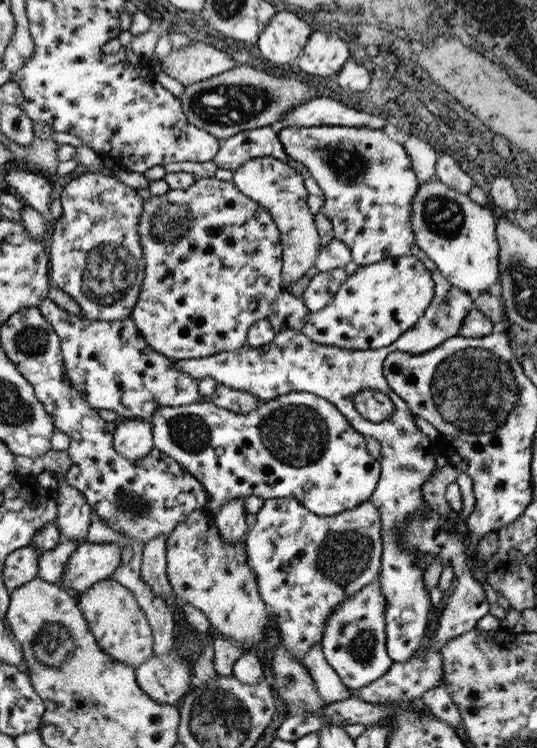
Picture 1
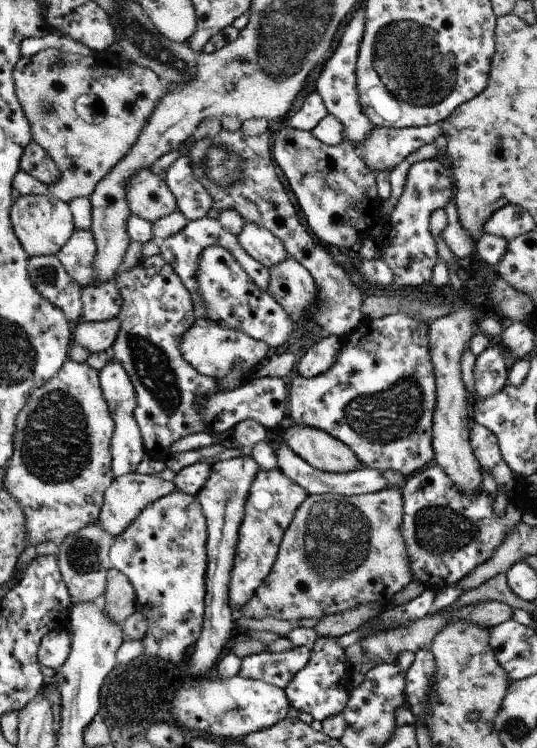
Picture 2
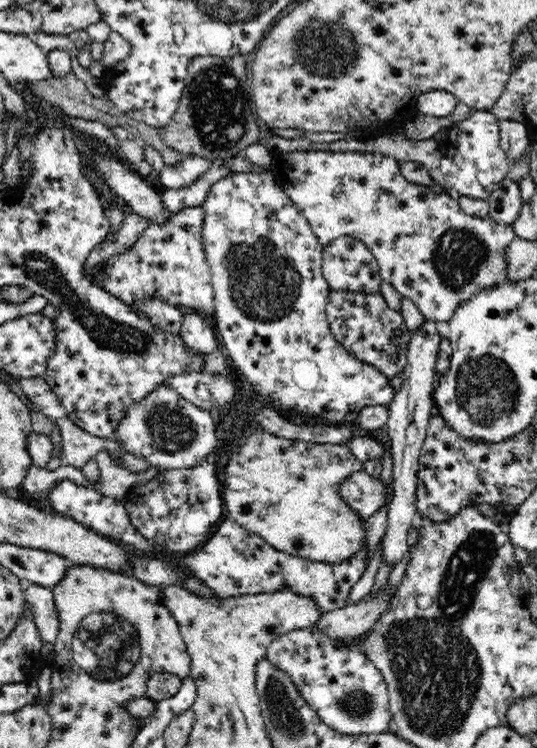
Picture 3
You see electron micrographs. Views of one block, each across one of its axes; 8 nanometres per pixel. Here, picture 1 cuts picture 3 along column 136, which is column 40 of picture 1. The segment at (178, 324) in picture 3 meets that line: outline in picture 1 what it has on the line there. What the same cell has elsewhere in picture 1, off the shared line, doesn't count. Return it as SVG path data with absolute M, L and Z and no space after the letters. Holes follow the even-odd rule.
M47 298L39 304L39 310L59 336L67 382L71 382L71 388L87 400L87 406L95 410L111 410L119 420L149 420L159 406L177 408L203 400L199 394L199 382L177 370L173 358L153 350L143 340L131 318L115 322L87 320L69 314Z

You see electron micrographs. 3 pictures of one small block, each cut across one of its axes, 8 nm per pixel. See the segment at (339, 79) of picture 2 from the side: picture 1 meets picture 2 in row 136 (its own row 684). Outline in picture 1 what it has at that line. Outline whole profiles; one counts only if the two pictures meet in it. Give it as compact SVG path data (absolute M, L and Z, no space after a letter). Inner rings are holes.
M379 576L365 588L361 588L355 596L343 600L337 612L331 612L327 620L327 628L321 640L321 652L327 666L339 676L341 684L347 690L357 692L367 684L375 684L391 670L391 656L387 654L387 598L383 598Z

